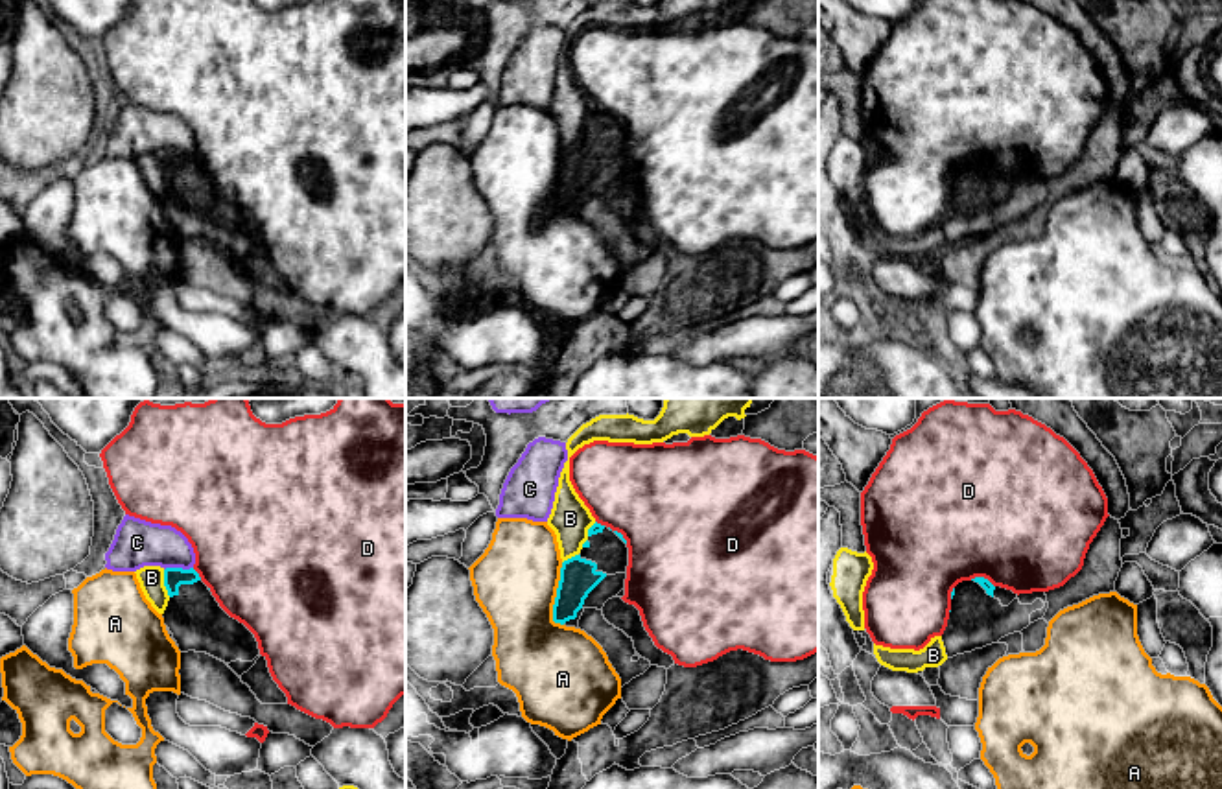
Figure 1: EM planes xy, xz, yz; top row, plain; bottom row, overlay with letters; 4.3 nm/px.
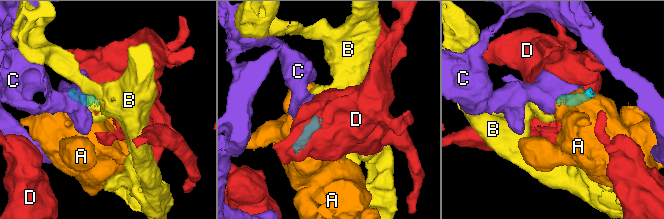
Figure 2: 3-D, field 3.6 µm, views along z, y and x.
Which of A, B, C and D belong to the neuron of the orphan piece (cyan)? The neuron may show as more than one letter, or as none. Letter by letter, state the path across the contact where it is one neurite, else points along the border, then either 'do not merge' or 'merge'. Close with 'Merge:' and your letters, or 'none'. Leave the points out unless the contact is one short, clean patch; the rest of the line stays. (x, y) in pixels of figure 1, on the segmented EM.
A: do not merge
B: along xy (163, 570), (163, 585), (170, 596) | do not merge
C: along xy (192, 566), (164, 570) | do not merge
D: along yz (970, 579), (983, 577), (994, 587) | do not merge
Merge: none

